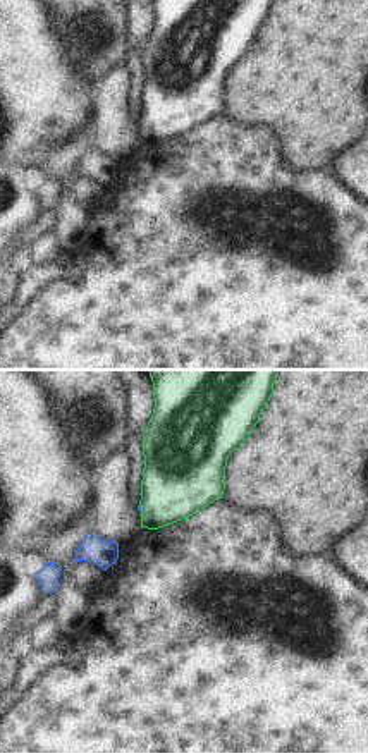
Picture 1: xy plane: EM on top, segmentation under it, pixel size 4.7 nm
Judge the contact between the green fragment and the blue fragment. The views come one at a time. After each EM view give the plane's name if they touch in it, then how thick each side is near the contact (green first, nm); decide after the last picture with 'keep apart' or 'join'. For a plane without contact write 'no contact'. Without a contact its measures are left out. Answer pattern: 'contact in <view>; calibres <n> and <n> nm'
contact in xy; calibres 380 and 20 nm

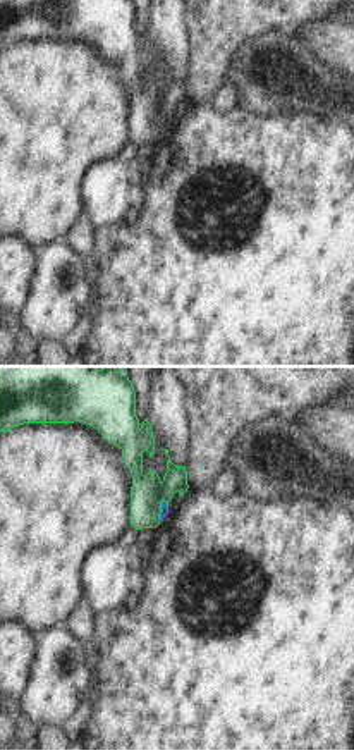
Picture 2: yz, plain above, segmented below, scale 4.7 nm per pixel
contact in yz; calibres 160 and 40 nm

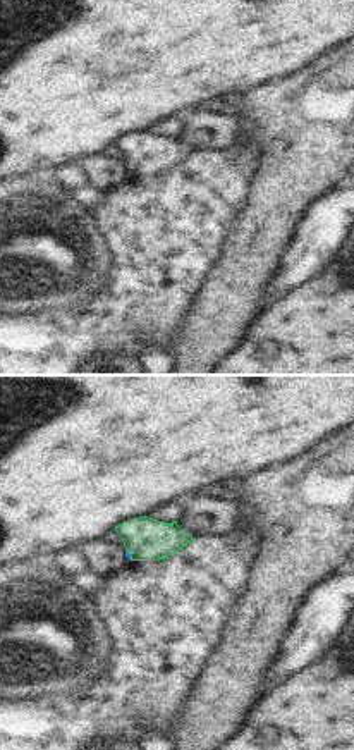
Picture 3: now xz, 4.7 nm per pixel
contact in xz; calibres 200 and 20 nm

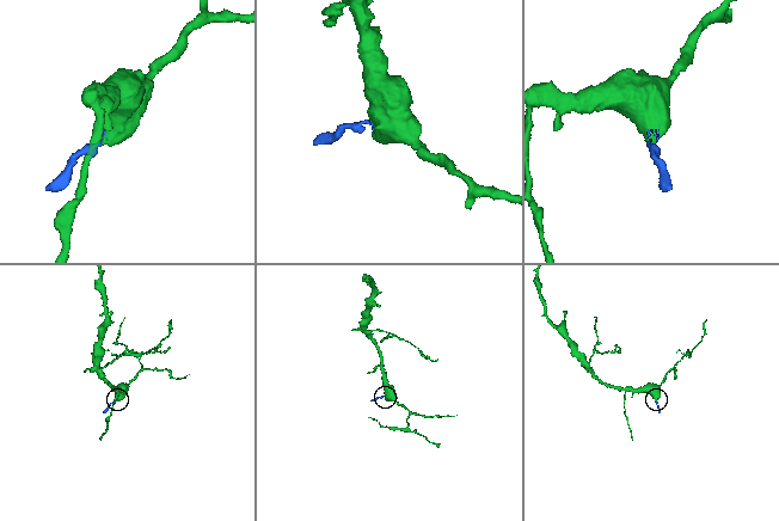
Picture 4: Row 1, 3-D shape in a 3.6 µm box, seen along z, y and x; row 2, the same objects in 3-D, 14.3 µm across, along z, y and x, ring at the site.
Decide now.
join

